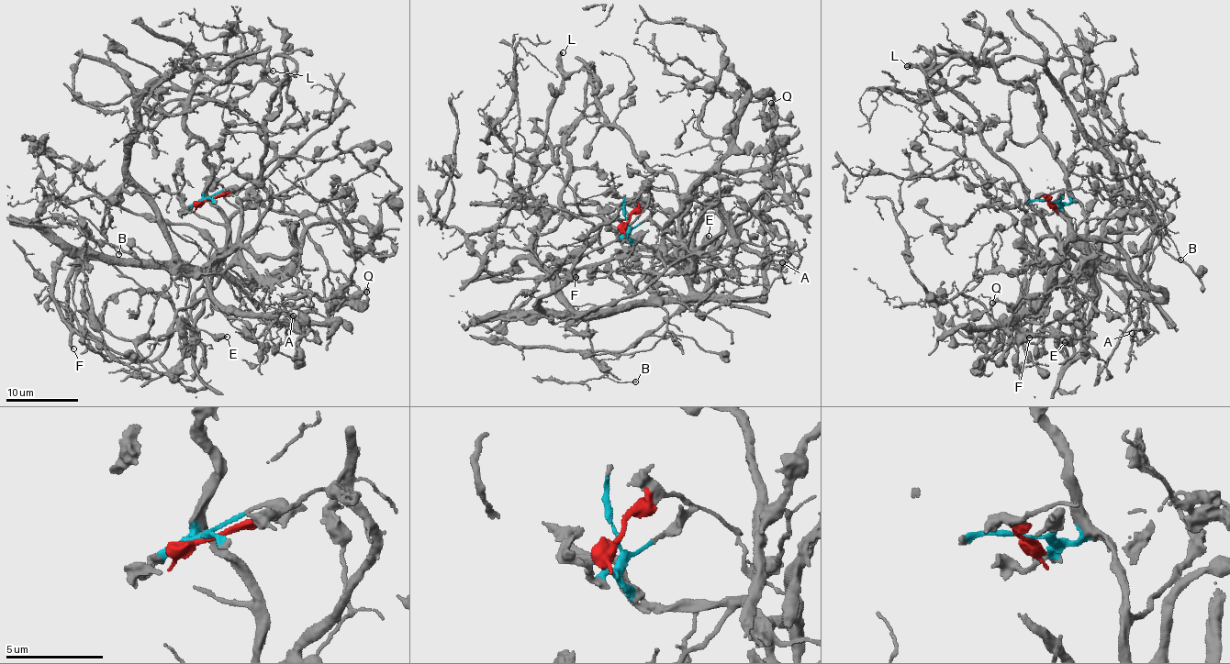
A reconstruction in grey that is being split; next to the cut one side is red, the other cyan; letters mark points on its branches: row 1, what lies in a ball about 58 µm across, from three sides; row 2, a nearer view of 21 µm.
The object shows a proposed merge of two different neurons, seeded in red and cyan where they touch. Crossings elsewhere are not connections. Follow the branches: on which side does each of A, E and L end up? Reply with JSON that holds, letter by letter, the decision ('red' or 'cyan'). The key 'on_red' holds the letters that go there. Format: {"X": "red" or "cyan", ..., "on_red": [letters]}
{"A": "red", "E": "cyan", "L": "cyan", "on_red": ["A"]}

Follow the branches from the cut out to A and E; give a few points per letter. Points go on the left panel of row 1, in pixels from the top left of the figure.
A: (206, 199), (257, 180), (262, 225), (208, 261), (260, 318), (283, 326), (292, 315)
E: (206, 199), (201, 199), (205, 198), (219, 210), (226, 223), (226, 245), (195, 327), (226, 337)

